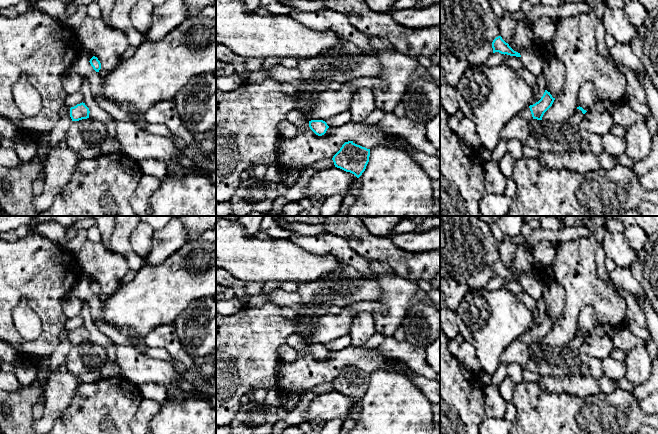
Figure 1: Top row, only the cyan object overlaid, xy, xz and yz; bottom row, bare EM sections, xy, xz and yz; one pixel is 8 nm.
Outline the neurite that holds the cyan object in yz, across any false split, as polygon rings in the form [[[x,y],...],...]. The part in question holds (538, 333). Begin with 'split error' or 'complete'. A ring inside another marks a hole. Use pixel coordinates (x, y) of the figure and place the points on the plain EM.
split error; [[[545,314],[541,323],[533,329],[524,332],[519,339],[526,344],[542,344],[544,337],[552,330],[555,322],[552,321],[550,316]]]

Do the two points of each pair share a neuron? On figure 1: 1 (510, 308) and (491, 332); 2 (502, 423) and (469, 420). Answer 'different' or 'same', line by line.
1: same
2: different

